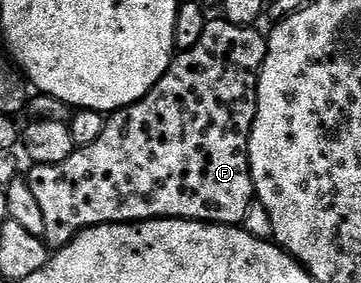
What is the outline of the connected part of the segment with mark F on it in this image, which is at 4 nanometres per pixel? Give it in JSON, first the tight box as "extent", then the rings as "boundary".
{"extent":[24,17,266,249],"boundary":[[[225,17],[211,18],[207,22],[204,33],[200,37],[200,41],[196,41],[196,45],[192,45],[192,49],[187,51],[178,51],[174,58],[170,60],[170,68],[164,73],[164,77],[160,77],[160,81],[150,92],[140,101],[136,101],[131,107],[122,107],[118,111],[113,112],[107,118],[104,125],[104,133],[100,133],[100,137],[96,137],[96,141],[92,141],[92,145],[80,147],[74,150],[72,157],[68,157],[68,161],[60,161],[56,165],[44,165],[43,163],[31,166],[30,172],[24,175],[26,184],[32,189],[32,194],[36,196],[36,201],[40,205],[40,210],[44,216],[44,242],[47,248],[57,249],[68,245],[80,232],[86,231],[89,227],[99,227],[105,223],[143,223],[146,219],[191,219],[197,223],[224,223],[227,225],[242,225],[245,224],[246,214],[250,208],[250,204],[255,202],[254,182],[252,181],[252,173],[250,172],[250,134],[254,128],[254,118],[258,112],[258,75],[262,72],[262,62],[266,56],[266,39],[254,27],[241,27],[240,25],[232,25]]]}

